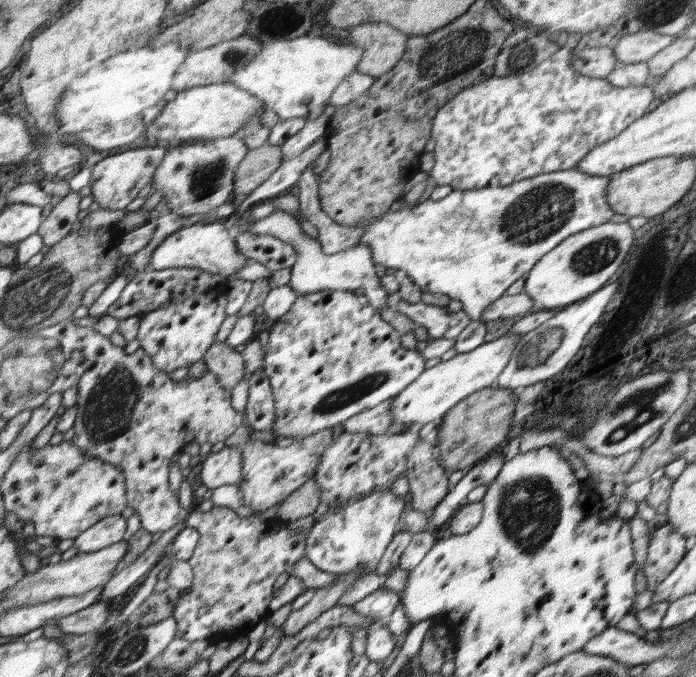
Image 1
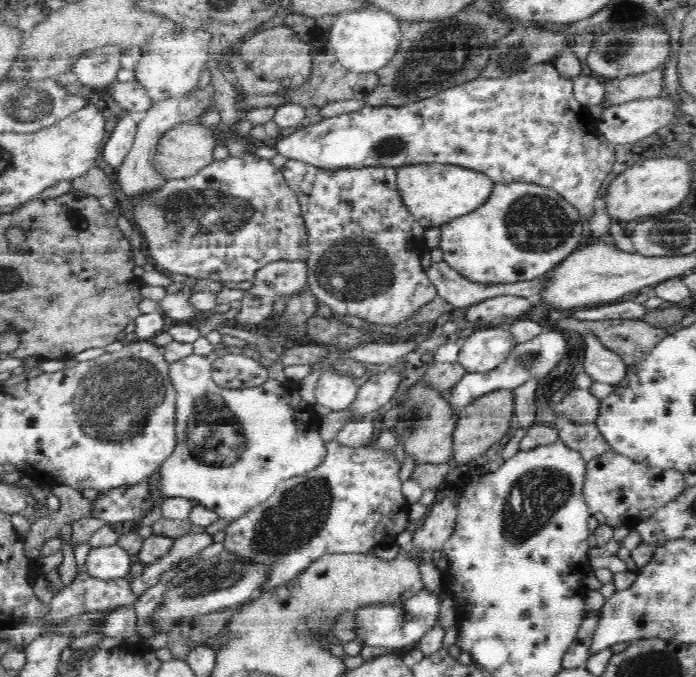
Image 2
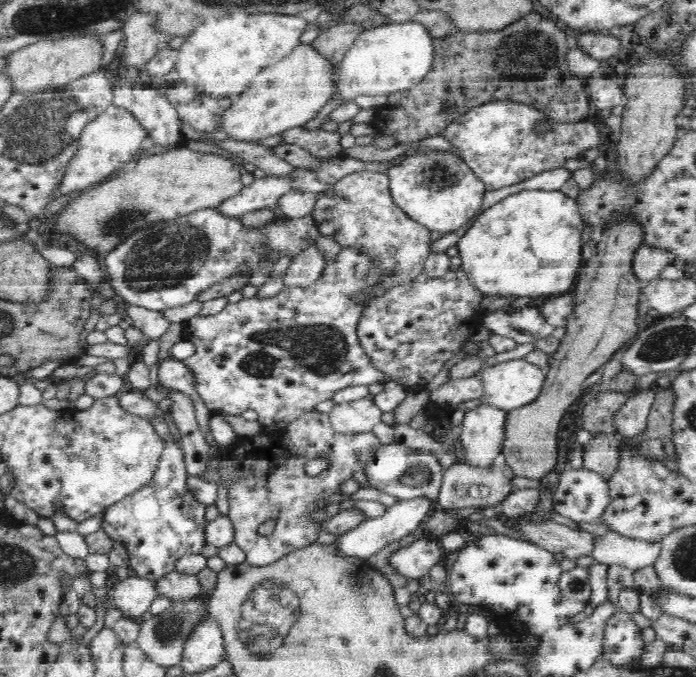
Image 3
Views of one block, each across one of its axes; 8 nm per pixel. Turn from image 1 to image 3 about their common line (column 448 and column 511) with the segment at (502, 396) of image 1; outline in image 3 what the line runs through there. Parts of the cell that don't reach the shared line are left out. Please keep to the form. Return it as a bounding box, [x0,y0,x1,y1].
[500,220,644,480]

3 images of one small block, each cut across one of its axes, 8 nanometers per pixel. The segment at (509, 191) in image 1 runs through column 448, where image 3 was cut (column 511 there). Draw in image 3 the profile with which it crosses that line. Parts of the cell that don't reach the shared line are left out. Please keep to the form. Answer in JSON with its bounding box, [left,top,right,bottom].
[458,190,584,297]

